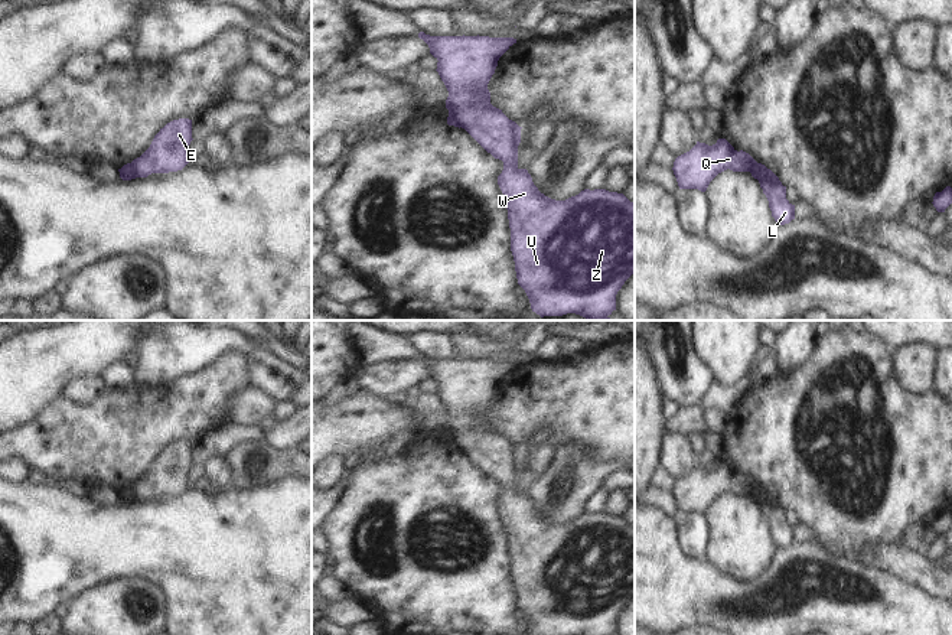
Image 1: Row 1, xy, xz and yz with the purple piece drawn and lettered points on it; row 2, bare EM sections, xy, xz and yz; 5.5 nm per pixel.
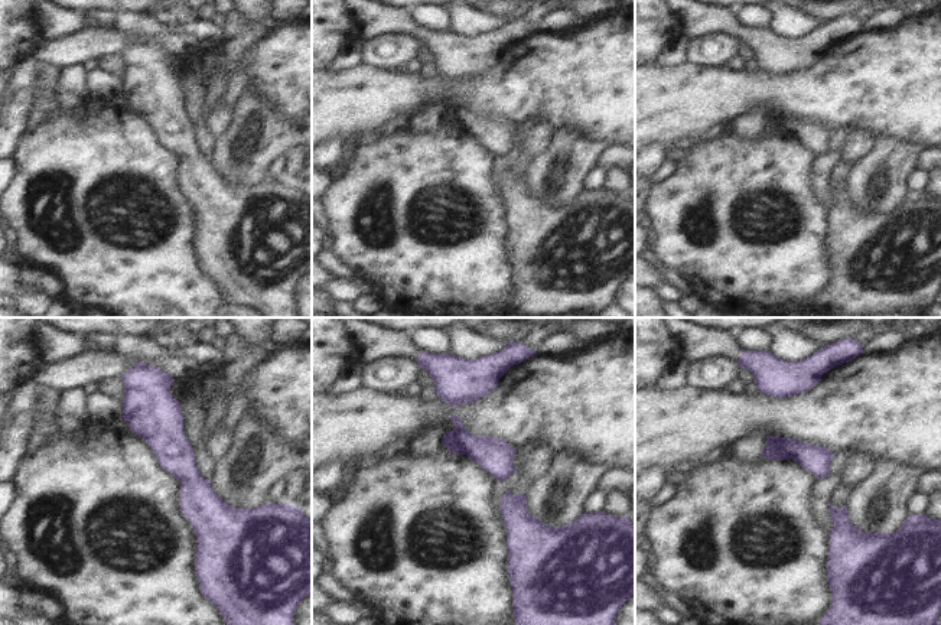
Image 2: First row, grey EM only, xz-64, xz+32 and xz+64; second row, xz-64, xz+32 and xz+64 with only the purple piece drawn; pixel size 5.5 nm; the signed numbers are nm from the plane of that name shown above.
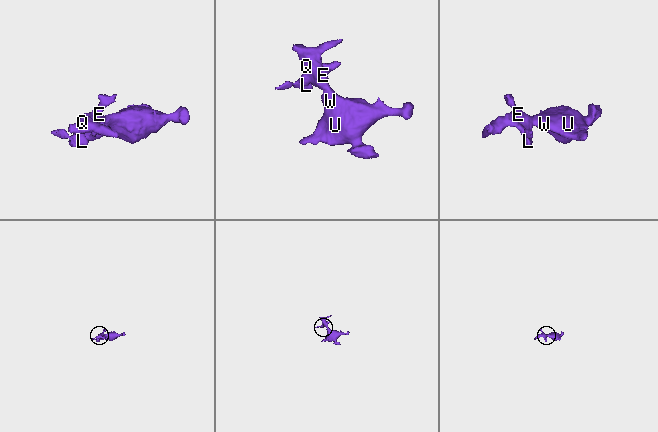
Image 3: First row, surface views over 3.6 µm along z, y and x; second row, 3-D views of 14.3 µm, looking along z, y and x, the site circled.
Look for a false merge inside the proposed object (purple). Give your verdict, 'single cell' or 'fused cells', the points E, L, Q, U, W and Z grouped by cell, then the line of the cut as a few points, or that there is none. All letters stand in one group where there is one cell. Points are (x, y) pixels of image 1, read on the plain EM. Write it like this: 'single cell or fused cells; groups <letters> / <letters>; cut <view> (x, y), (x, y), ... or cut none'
fused cells; groups E Q U W Z / L; cut xy (130, 487), (137, 500)

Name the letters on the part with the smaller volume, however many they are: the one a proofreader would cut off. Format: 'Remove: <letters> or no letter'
Remove: L

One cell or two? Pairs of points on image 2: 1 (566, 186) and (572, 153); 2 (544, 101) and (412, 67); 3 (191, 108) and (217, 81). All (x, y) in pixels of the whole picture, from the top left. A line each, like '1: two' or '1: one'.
1: one
2: two
3: two

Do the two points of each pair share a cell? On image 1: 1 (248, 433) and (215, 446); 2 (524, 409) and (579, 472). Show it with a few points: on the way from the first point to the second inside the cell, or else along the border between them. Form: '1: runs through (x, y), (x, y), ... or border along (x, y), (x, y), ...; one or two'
1: runs through (240, 433), (224, 438); one
2: border along (554, 446), (561, 439), (574, 439), (590, 453); two

